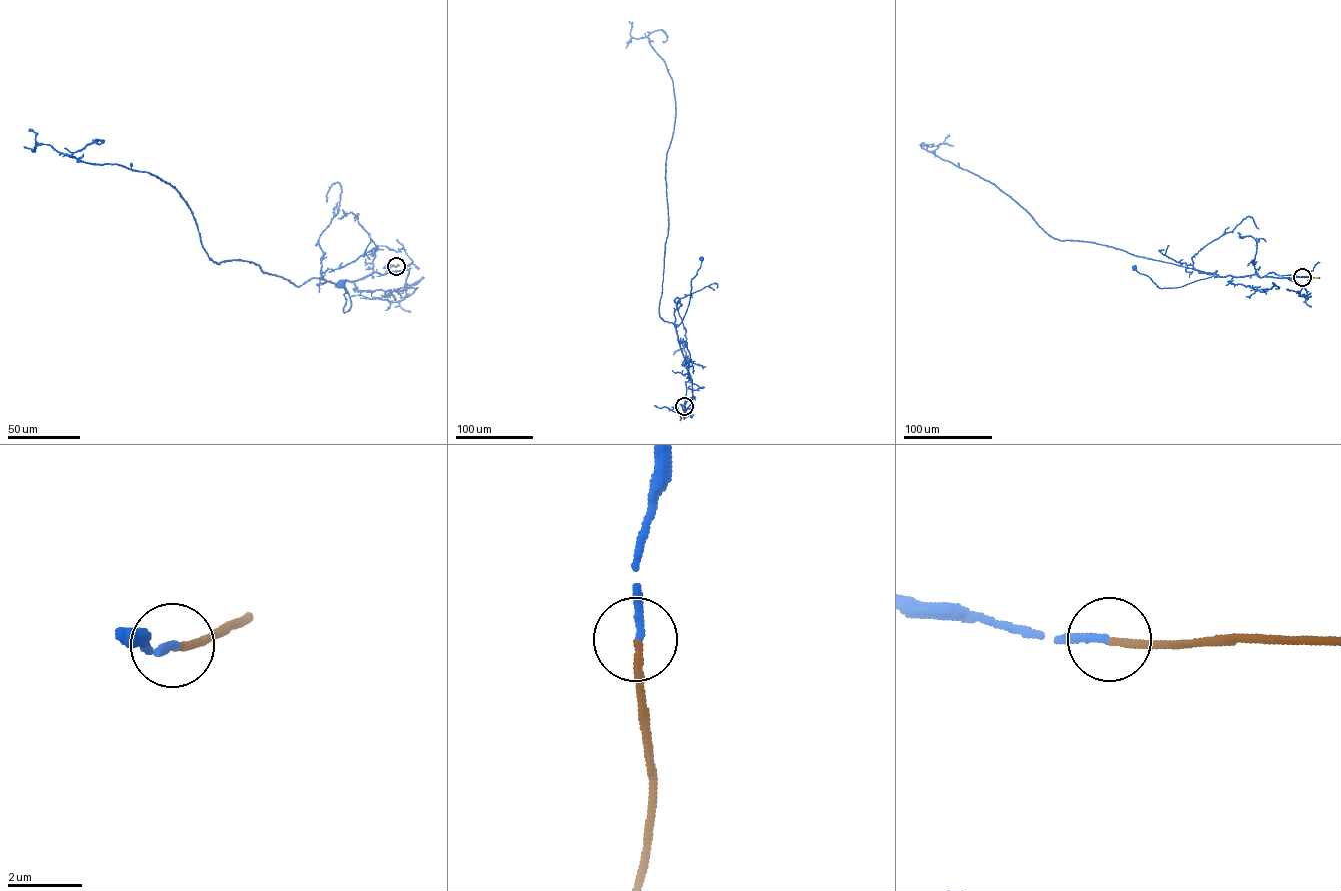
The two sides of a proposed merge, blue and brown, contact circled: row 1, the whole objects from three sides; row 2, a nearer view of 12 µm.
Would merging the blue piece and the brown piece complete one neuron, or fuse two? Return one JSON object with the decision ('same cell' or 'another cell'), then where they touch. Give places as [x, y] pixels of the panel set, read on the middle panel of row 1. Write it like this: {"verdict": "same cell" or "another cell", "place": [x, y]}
{"verdict": "same cell", "place": [684, 406]}

